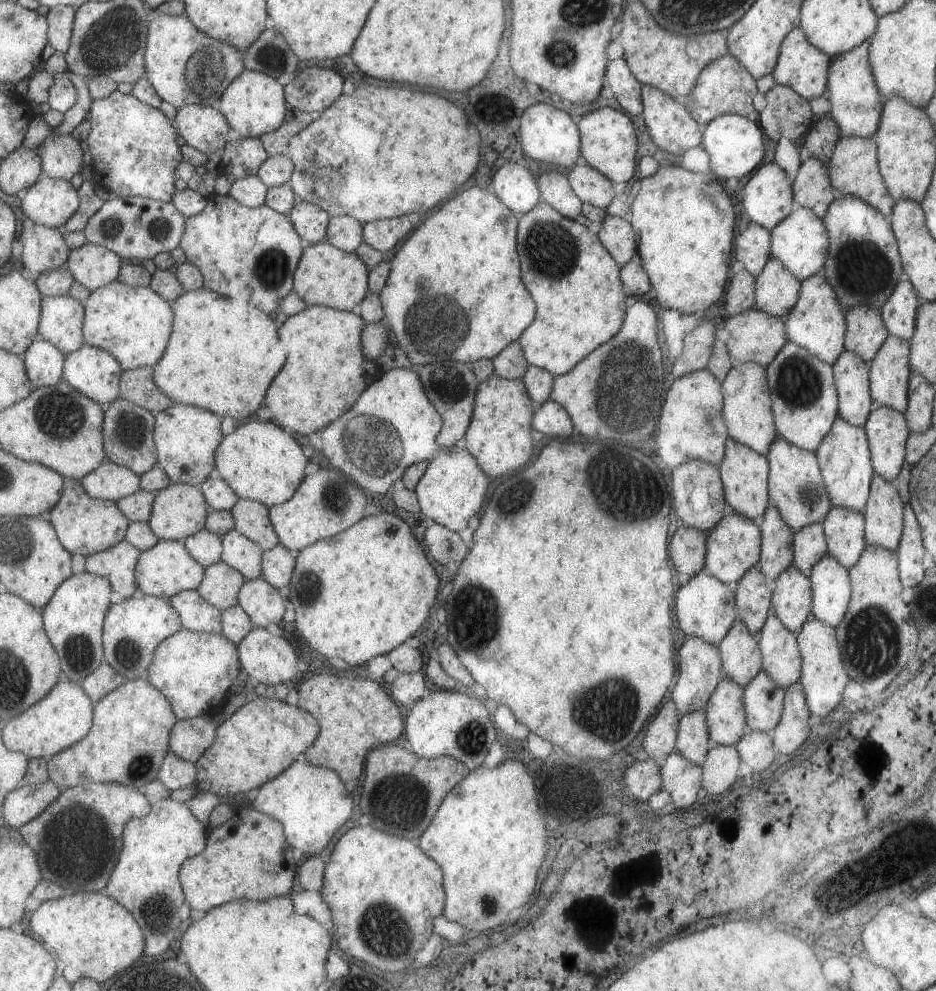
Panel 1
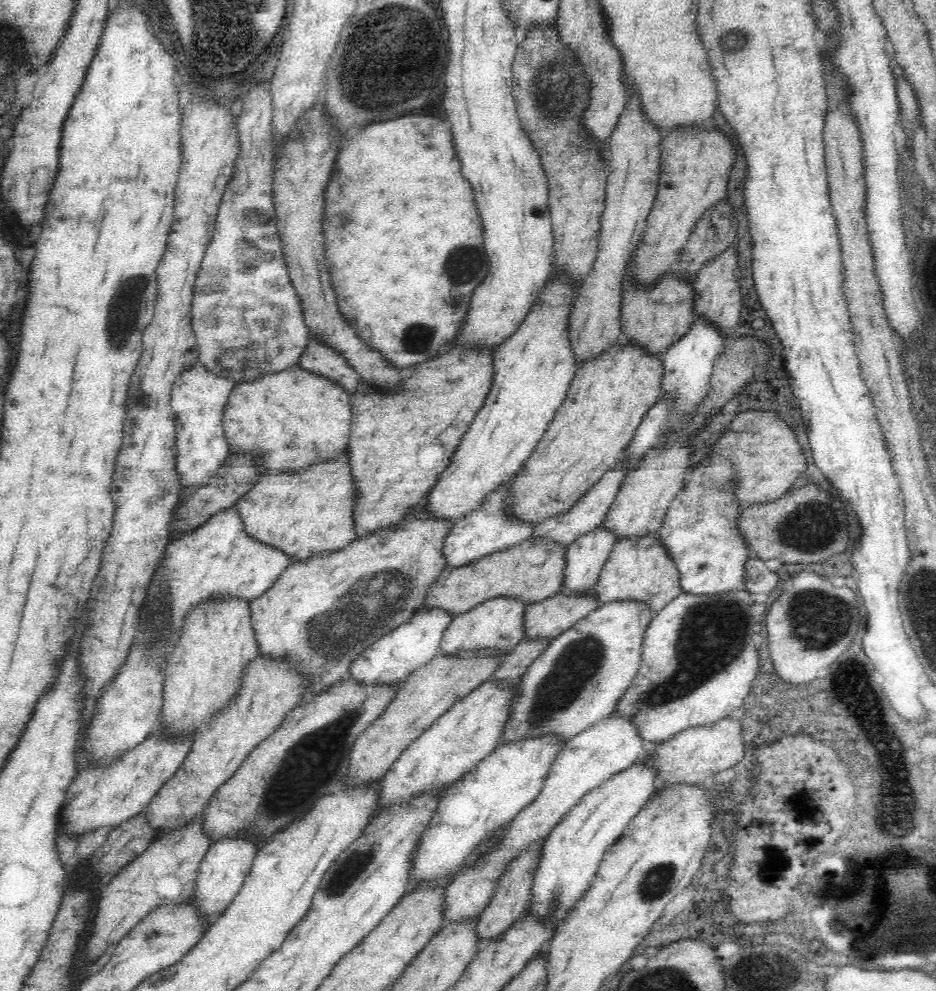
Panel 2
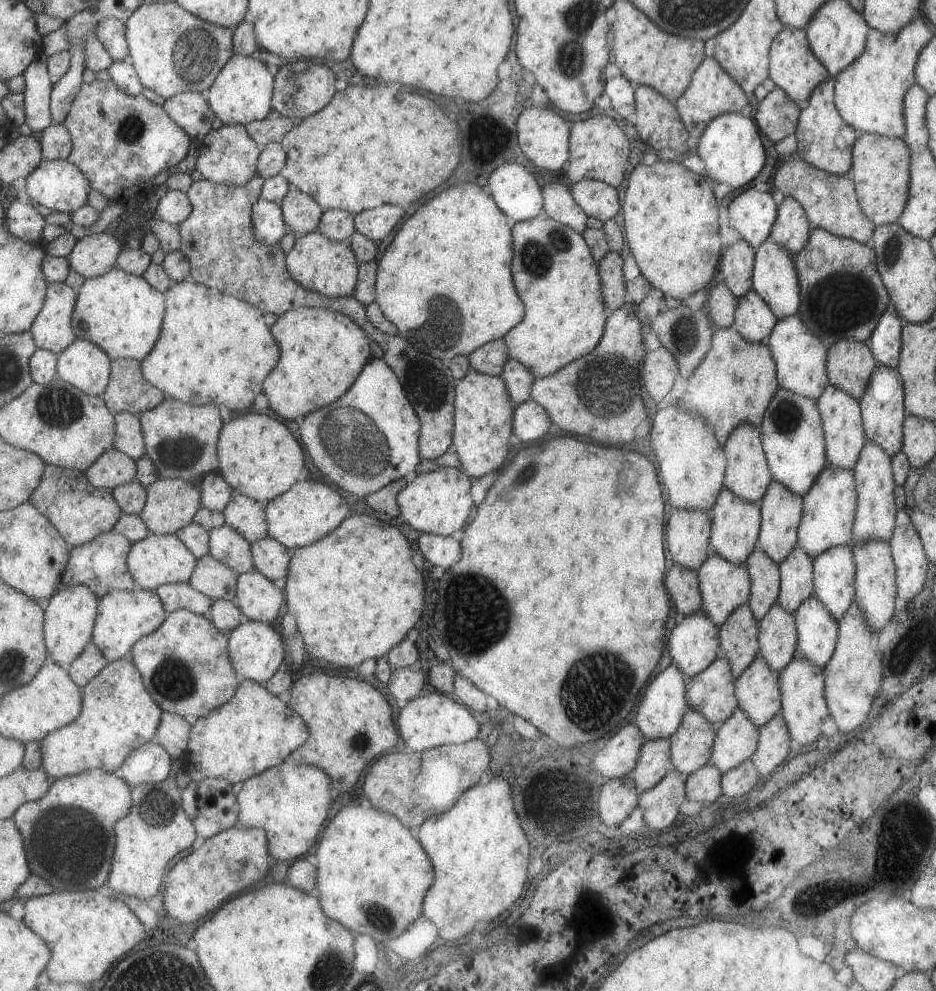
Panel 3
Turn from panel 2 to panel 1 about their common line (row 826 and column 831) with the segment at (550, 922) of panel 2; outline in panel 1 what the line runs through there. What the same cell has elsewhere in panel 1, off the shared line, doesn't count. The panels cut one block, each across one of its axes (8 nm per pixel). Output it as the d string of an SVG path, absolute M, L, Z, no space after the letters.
M829 555L823 556L808 576L811 590L810 616L825 626L837 627L850 600L847 570Z

